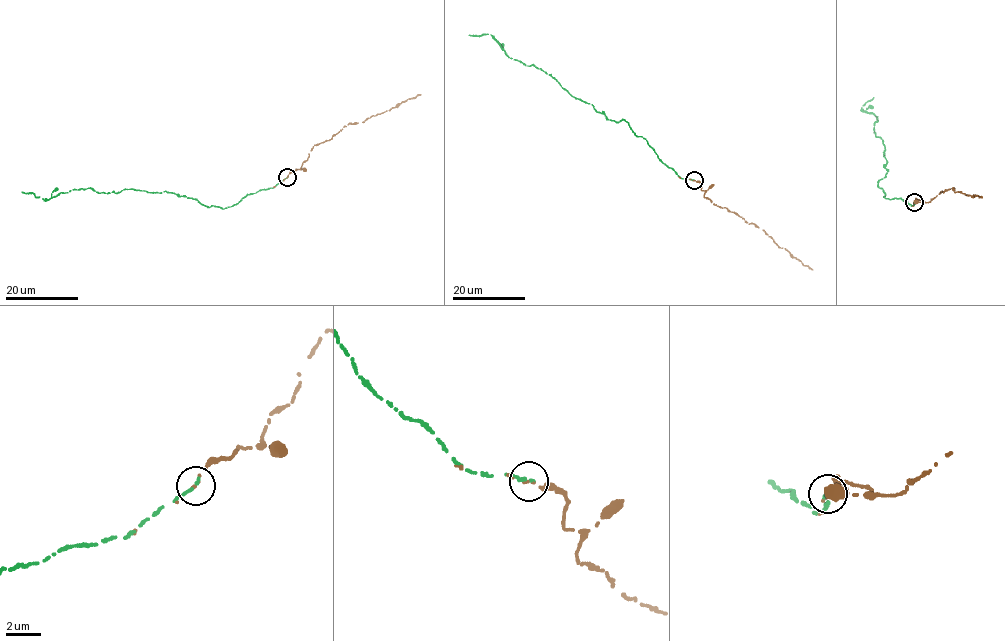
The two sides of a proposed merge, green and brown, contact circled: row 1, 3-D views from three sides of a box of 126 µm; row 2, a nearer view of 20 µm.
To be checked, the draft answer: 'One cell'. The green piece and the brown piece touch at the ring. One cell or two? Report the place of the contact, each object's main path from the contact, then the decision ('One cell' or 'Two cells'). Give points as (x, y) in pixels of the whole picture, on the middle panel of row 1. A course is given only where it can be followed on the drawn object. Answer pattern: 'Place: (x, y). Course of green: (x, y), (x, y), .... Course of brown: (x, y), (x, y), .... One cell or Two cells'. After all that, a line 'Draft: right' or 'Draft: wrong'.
Place: (694, 180). Course of green: (694, 180), (678, 176), (626, 121), (608, 119), (544, 71), (508, 57), (491, 35), (469, 35). Course of brown: (694, 180), (702, 184), (704, 197), (742, 216), (749, 224), (754, 223), (779, 247), (812, 270). One cell
Draft: right

